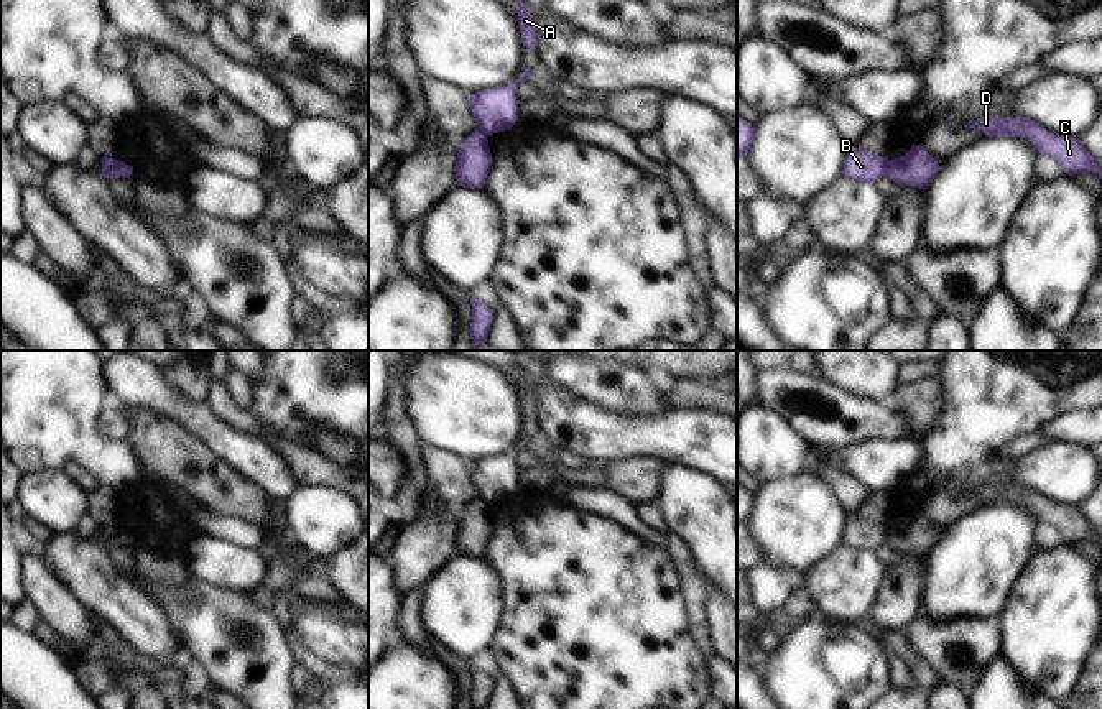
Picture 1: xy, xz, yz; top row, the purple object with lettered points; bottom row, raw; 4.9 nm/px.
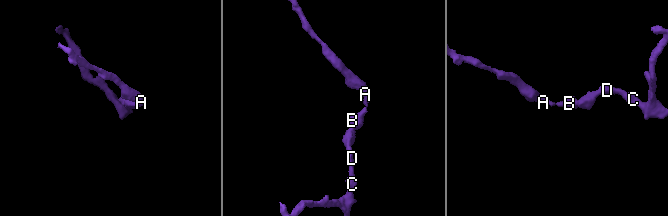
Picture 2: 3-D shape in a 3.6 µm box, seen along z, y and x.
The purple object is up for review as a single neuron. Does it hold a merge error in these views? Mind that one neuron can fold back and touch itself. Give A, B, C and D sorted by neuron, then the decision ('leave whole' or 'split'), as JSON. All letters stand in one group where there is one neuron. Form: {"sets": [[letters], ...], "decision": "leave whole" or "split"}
{"sets": [["A", "B"], ["C", "D"]], "decision": "split"}

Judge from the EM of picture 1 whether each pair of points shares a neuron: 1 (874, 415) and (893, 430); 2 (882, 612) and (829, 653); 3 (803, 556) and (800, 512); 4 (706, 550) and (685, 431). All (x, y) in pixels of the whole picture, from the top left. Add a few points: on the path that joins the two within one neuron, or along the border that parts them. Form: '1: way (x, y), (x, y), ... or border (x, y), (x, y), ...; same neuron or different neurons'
1: way (879, 420), (889, 425); same neuron
2: border (865, 624), (877, 635); different neurons
3: way (800, 545), (800, 523); same neuron
4: border (662, 458), (698, 468), (719, 481); different neurons

